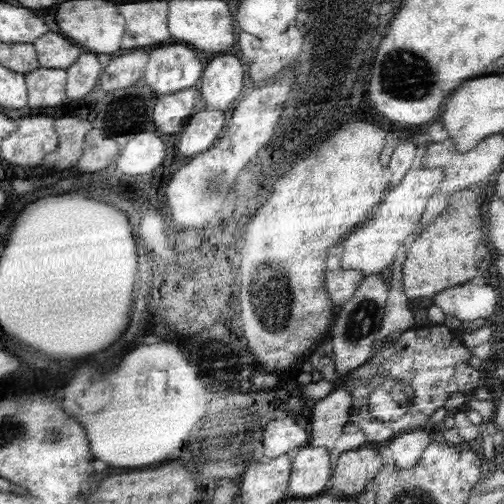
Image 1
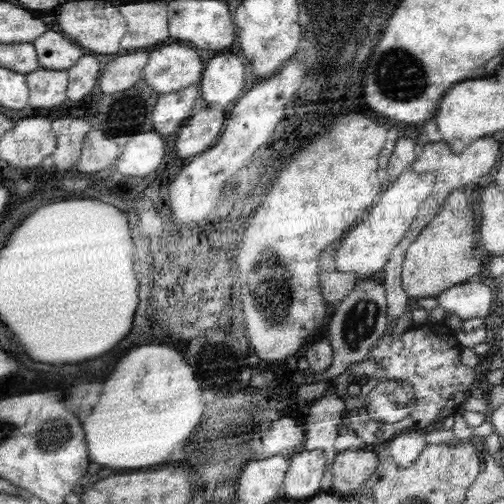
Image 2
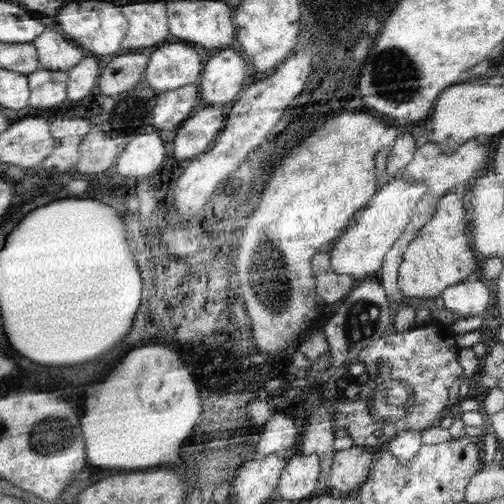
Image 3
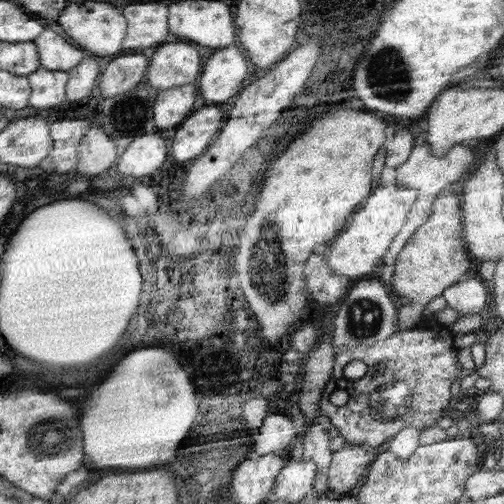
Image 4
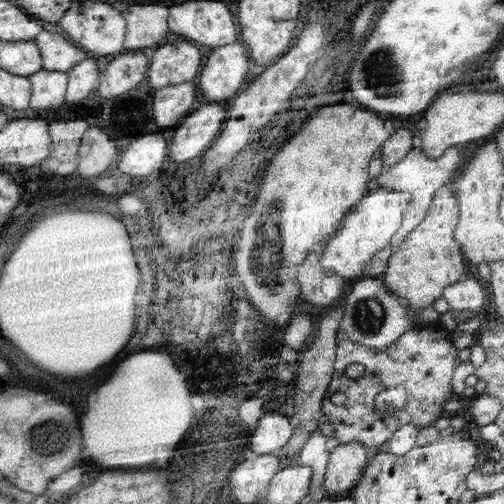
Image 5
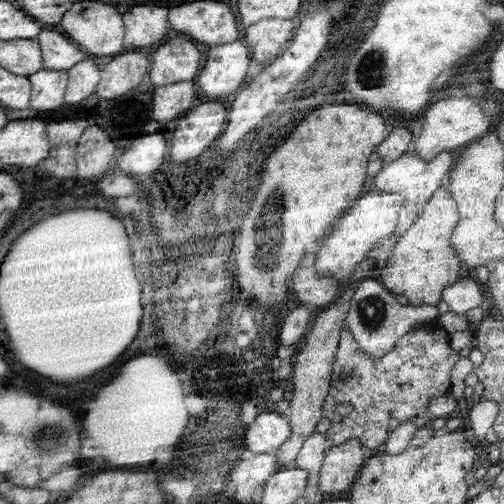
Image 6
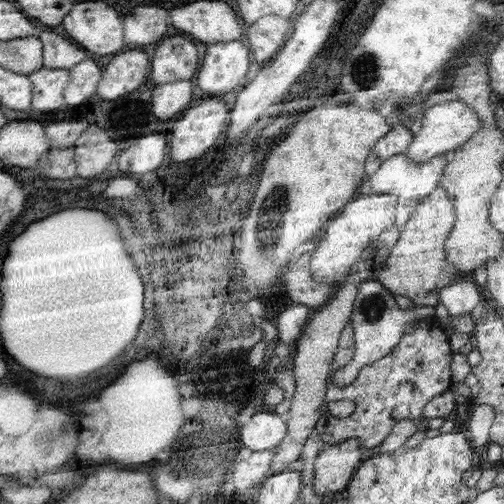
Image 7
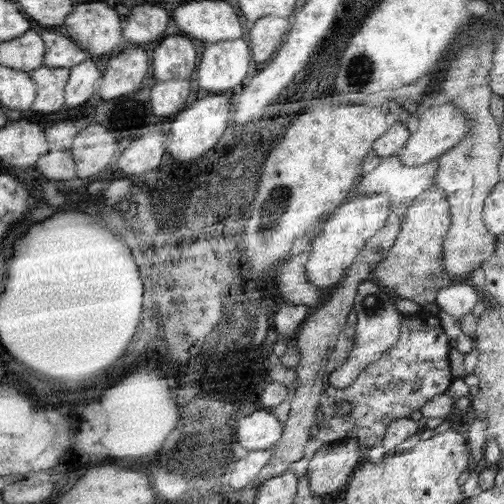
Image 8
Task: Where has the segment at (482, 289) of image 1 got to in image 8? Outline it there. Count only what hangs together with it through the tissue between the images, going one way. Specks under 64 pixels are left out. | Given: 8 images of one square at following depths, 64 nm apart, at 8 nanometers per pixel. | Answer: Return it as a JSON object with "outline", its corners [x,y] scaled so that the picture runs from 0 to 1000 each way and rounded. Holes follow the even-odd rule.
{"outline":[[[899,560],[875,579],[875,607],[895,631],[919,631],[923,623],[935,623],[942,603],[946,579],[923,560]]]}

